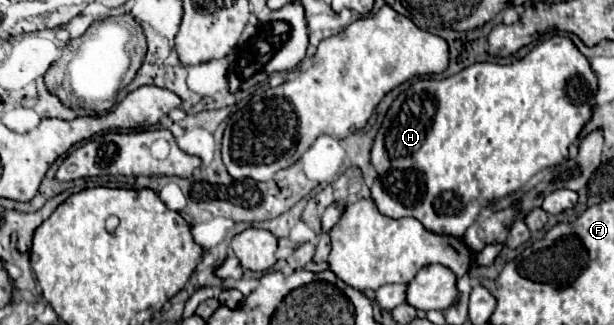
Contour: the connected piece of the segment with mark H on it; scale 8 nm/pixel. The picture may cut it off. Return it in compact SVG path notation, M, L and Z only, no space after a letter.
M552 36L544 42L540 42L538 46L534 46L522 60L508 64L508 66L500 66L500 64L472 64L468 68L464 68L462 72L444 78L444 80L418 80L414 82L408 90L404 90L390 106L378 134L372 146L372 166L378 172L378 178L372 184L372 200L376 202L378 210L384 216L390 218L404 218L404 216L414 216L418 218L426 230L436 232L436 234L446 234L446 236L456 236L460 238L466 228L480 216L480 212L498 200L504 200L508 196L512 196L514 192L518 192L536 172L540 172L542 168L550 168L560 164L562 160L568 158L568 146L572 142L578 140L584 124L592 118L592 110L596 104L596 92L598 92L598 78L590 68L588 58L574 46L574 42L568 36Z

